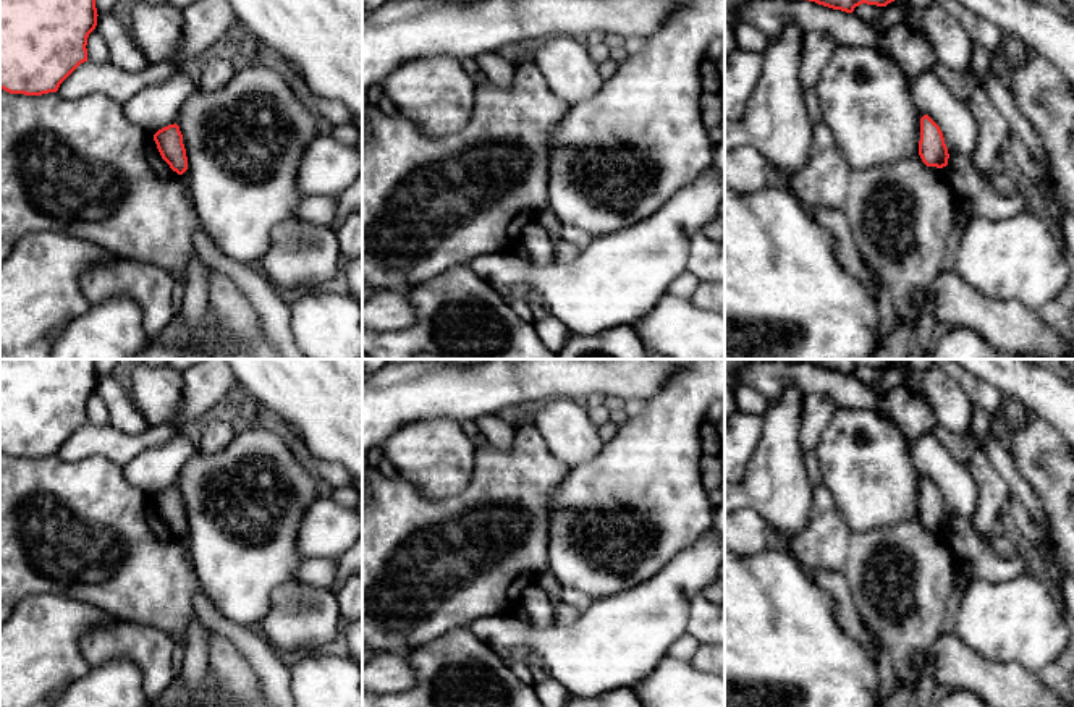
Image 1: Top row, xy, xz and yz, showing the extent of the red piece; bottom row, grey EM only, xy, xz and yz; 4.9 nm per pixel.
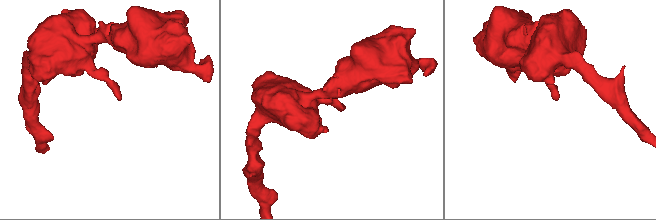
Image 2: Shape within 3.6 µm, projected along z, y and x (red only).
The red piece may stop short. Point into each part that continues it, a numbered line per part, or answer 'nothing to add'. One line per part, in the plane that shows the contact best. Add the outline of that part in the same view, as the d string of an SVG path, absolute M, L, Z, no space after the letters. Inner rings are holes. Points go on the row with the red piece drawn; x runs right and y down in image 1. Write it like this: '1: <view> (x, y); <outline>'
nothing to add

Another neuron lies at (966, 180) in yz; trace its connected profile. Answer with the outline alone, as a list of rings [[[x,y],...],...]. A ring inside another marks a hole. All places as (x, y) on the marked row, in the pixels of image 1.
[[[949,155],[948,175],[959,199],[974,201],[974,215],[990,220],[1014,217],[1027,210],[1022,194],[1001,196],[992,184],[992,176],[979,173],[967,155]]]

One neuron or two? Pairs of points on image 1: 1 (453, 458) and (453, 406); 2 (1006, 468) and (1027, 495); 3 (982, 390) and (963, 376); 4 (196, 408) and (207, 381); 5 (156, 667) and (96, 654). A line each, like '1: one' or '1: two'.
1: two
2: one
3: one
4: one
5: one

